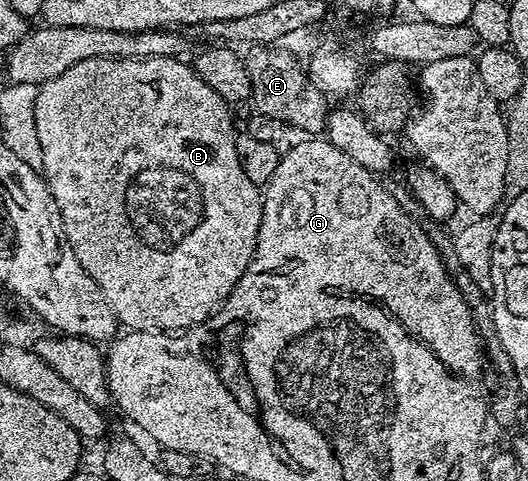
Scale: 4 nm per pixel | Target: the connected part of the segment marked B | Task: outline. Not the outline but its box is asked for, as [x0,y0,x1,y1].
[35,59,262,333]

